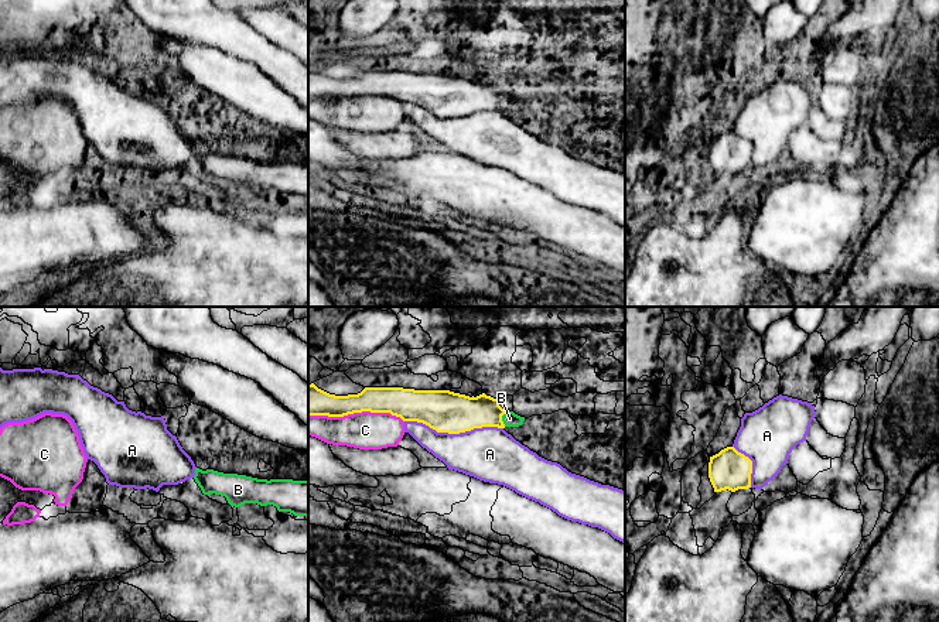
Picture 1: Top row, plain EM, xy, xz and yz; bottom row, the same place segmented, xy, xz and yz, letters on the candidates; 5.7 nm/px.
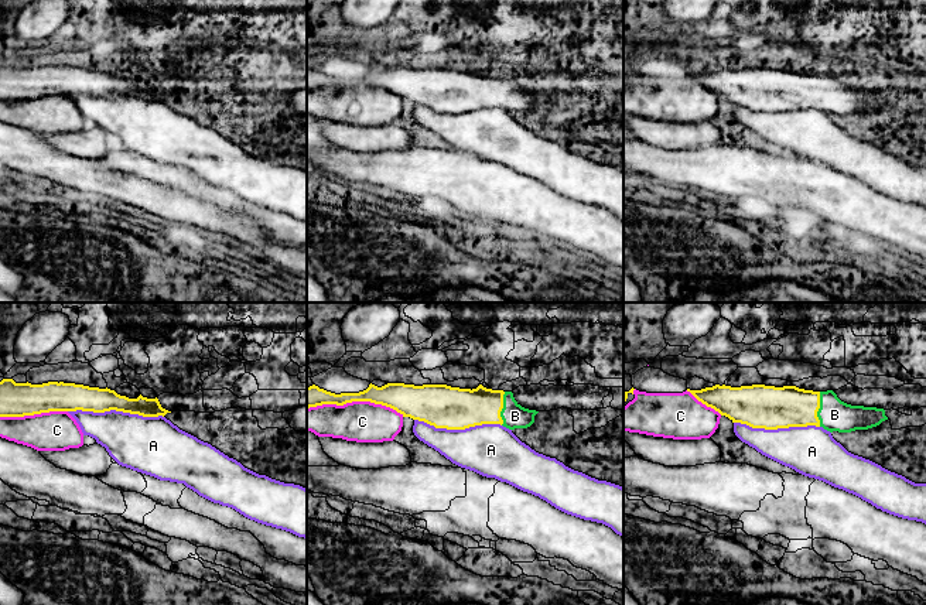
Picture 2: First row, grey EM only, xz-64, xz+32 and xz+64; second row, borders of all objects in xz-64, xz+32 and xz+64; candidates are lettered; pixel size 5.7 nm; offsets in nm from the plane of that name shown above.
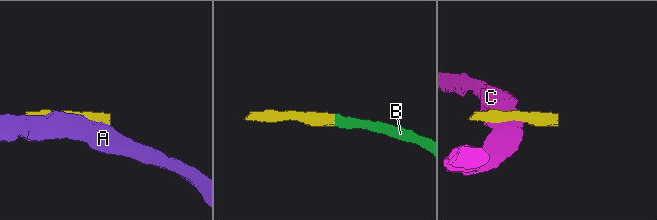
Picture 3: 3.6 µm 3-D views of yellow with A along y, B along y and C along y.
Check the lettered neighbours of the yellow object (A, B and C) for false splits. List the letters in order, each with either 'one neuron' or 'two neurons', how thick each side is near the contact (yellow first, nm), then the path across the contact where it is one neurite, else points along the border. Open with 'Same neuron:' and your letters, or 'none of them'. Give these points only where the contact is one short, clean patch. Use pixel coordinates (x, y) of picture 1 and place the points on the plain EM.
Same neuron: B
A: two neurons | 240/320 nm
B: one neuron | 220/90 nm
C: two neurons | 170/220 nm

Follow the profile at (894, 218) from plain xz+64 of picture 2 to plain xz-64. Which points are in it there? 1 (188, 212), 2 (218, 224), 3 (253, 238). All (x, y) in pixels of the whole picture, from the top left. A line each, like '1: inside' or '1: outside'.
1: outside
2: outside
3: outside

